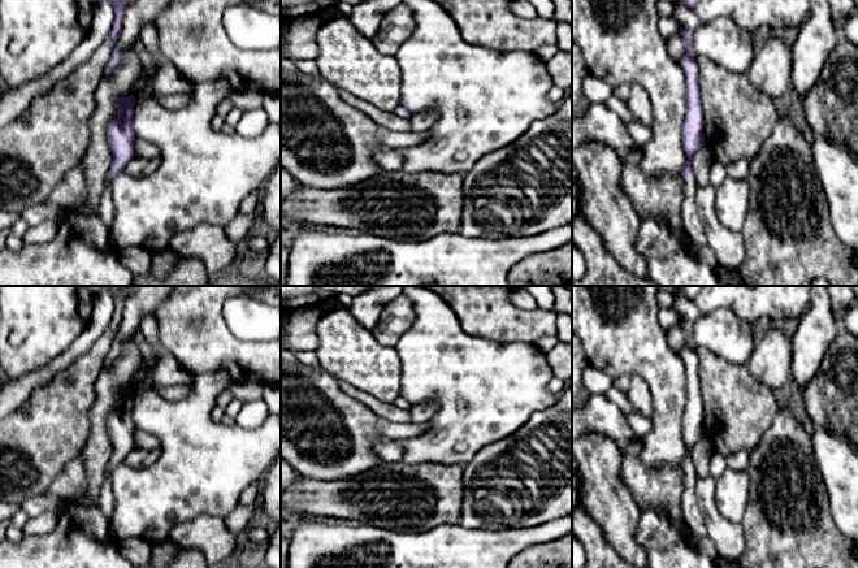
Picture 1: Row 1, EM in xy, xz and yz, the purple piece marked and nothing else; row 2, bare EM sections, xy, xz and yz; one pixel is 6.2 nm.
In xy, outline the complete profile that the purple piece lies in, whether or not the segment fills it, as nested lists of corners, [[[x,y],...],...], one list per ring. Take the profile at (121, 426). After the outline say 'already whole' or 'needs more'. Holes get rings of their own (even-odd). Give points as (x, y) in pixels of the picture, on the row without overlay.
[[[133,386],[120,389],[118,406],[108,417],[108,432],[113,443],[113,455],[108,463],[105,480],[100,493],[100,506],[108,519],[113,513],[113,494],[110,486],[112,469],[122,463],[126,455],[134,448],[135,422],[133,419],[133,406],[135,389]]]; needs more

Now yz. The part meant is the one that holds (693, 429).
[[[680,318],[681,329],[686,337],[686,346],[681,352],[686,368],[688,378],[688,402],[686,411],[682,416],[682,435],[688,447],[686,456],[682,461],[682,469],[685,476],[685,486],[682,493],[682,511],[685,521],[692,530],[693,537],[705,537],[707,530],[705,528],[705,520],[701,508],[696,498],[696,480],[694,464],[692,460],[693,446],[705,437],[703,425],[703,404],[701,396],[701,383],[698,376],[698,357],[694,352],[696,344],[692,339],[693,324]]]; needs more

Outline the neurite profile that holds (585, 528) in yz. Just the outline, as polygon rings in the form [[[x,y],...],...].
[[[578,504],[572,510],[572,534],[586,550],[584,568],[638,568],[616,554],[607,542],[603,528]]]

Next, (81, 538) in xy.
[[[134,341],[122,342],[121,356],[110,365],[103,365],[96,380],[96,396],[90,409],[90,434],[79,459],[84,463],[86,490],[65,499],[65,507],[57,516],[57,524],[51,533],[25,534],[14,543],[0,542],[0,568],[134,568],[122,555],[109,530],[109,519],[100,506],[100,493],[105,480],[108,463],[113,455],[113,443],[108,432],[108,417],[118,406],[120,389],[133,386],[133,377],[143,363],[142,354]]]

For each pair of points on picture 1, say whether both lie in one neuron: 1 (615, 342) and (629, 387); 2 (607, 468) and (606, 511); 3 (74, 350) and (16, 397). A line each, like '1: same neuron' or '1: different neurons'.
1: different neurons
2: same neuron
3: same neuron

